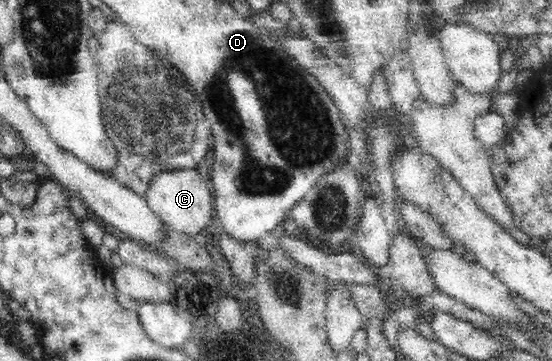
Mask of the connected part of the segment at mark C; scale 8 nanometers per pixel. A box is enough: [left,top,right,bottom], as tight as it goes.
[144,170,211,237]

